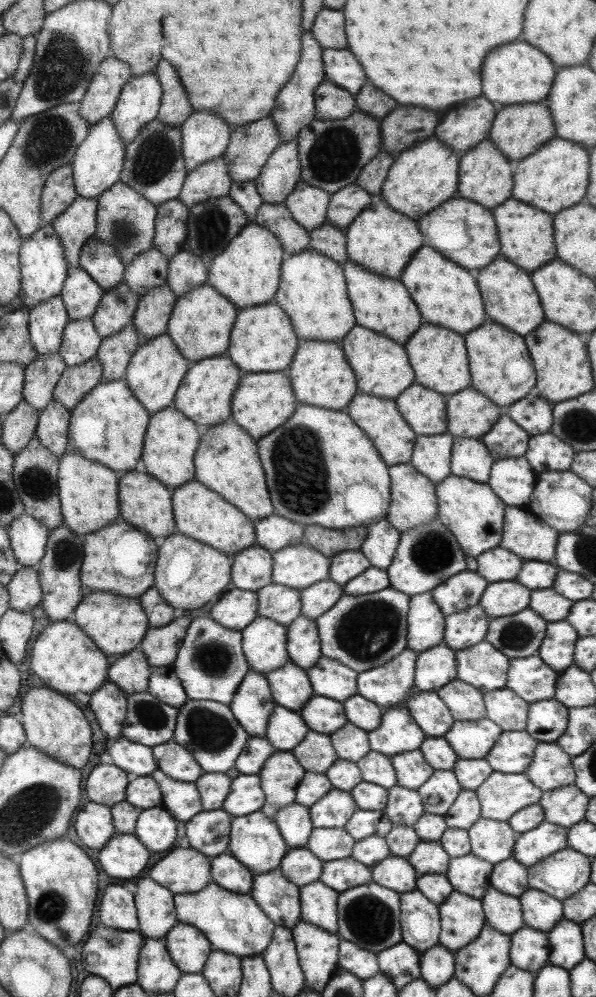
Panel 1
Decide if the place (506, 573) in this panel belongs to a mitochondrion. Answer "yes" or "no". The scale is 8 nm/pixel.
no

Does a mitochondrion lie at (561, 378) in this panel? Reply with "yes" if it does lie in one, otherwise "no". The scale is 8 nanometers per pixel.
no

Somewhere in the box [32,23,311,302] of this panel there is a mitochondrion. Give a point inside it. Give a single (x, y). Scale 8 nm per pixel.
(156, 156)

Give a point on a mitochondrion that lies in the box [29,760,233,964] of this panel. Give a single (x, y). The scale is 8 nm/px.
(50, 906)

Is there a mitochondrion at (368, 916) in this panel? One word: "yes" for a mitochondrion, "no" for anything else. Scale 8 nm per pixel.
yes

